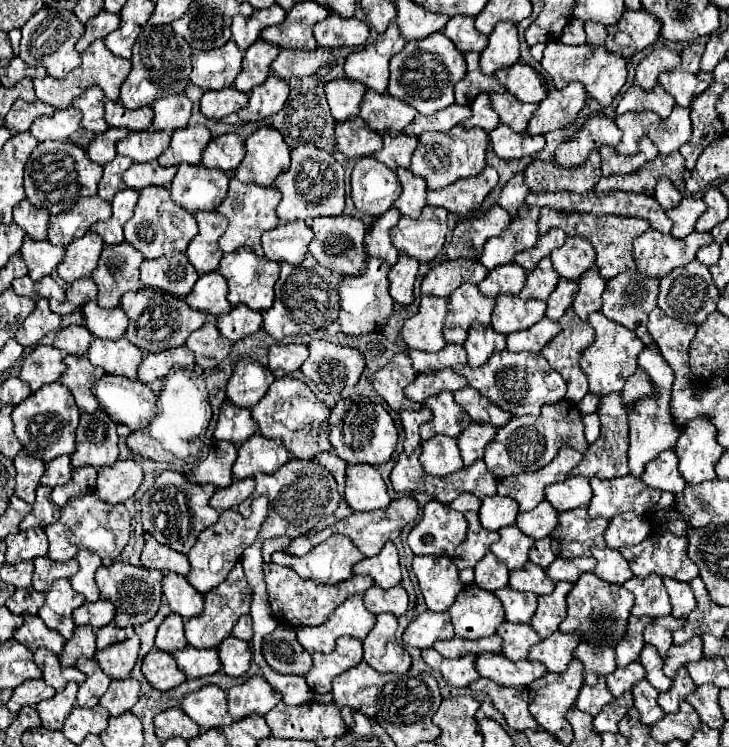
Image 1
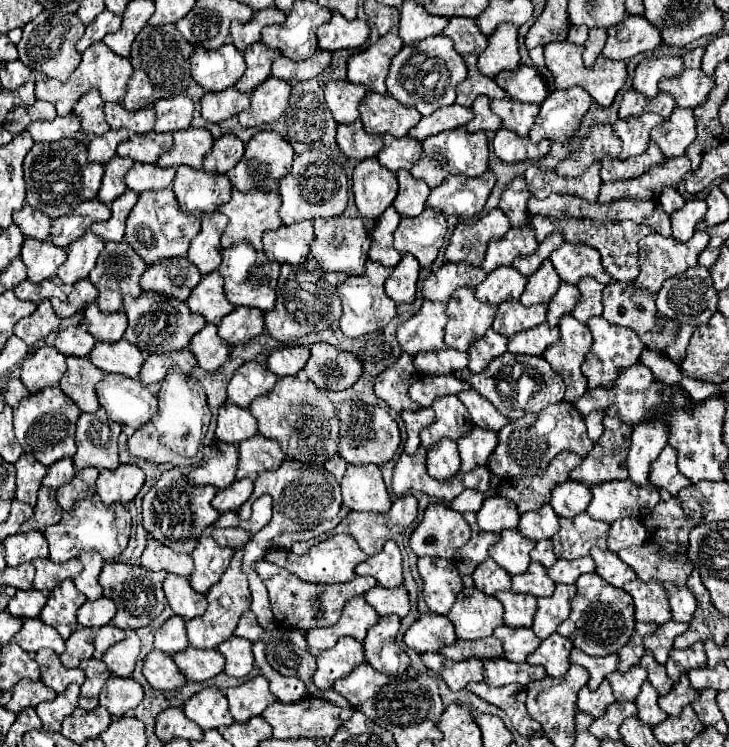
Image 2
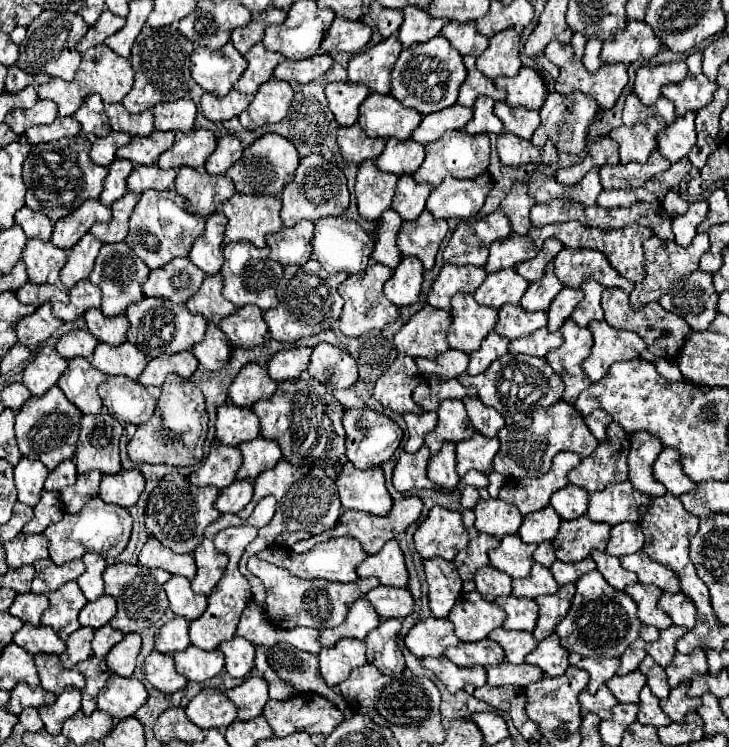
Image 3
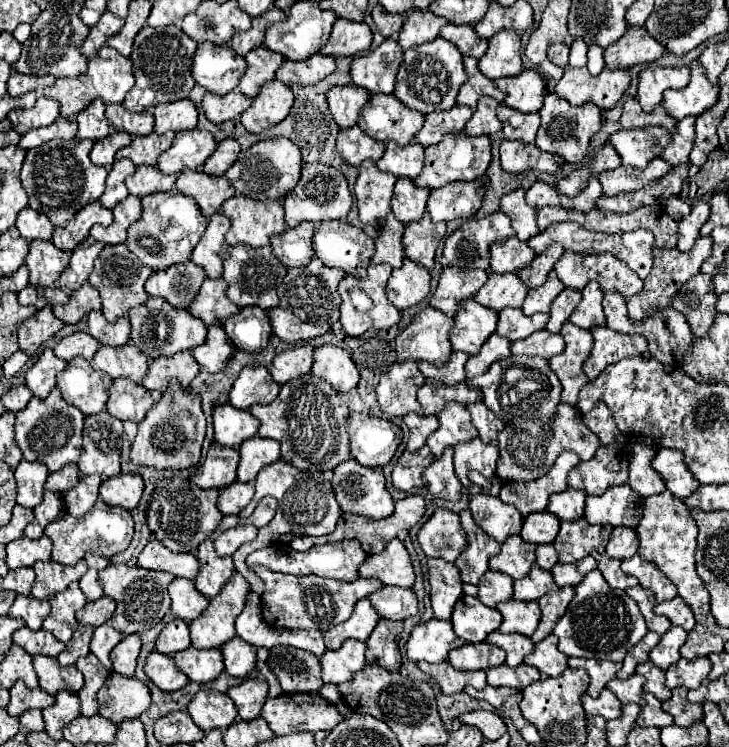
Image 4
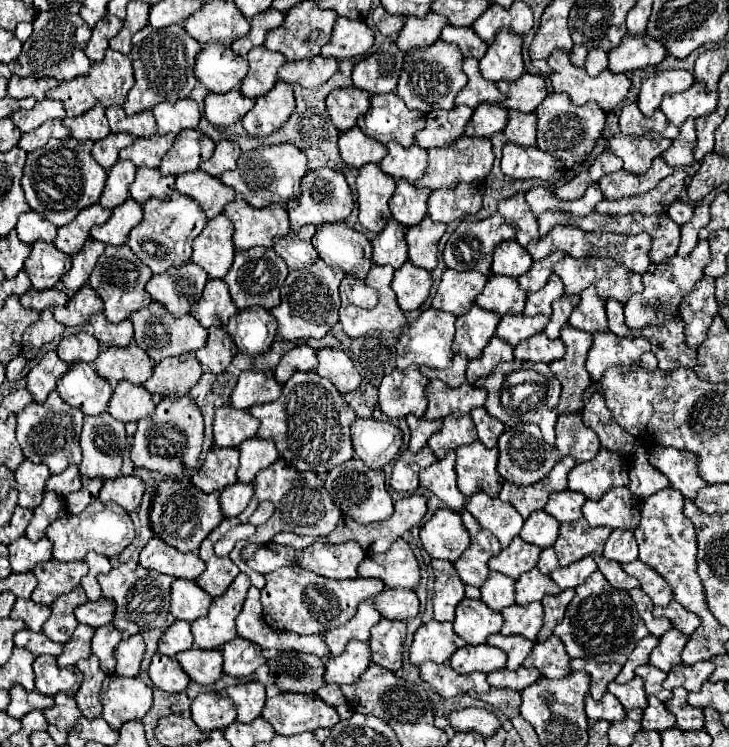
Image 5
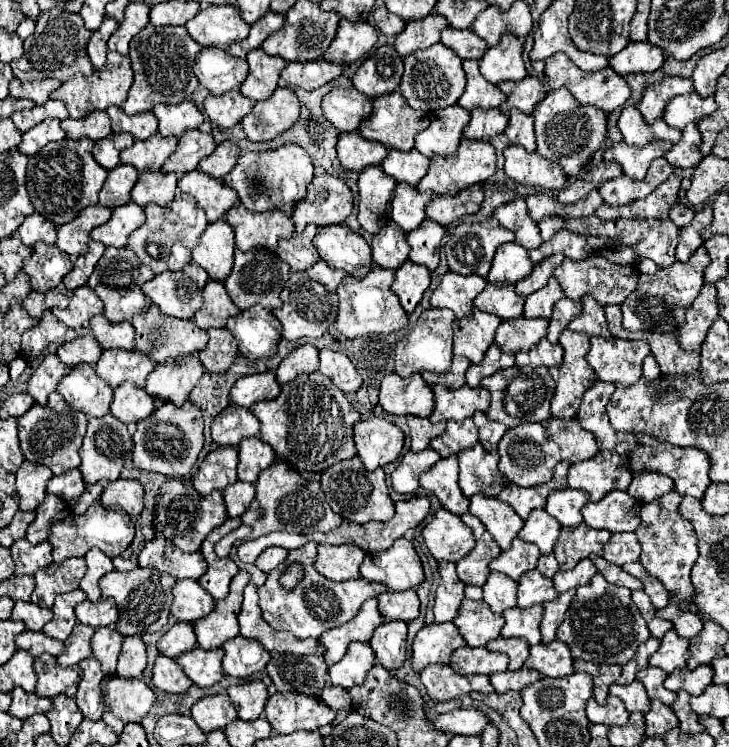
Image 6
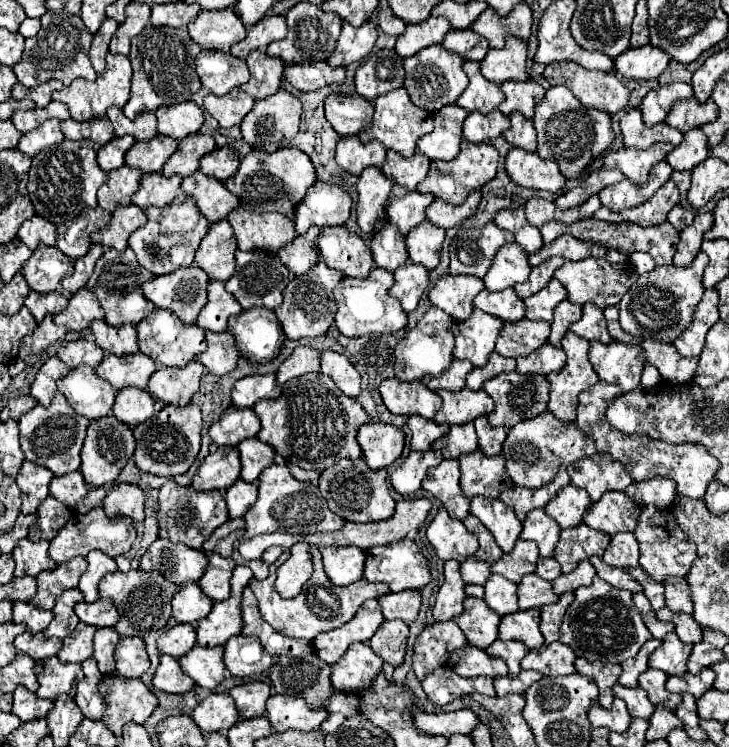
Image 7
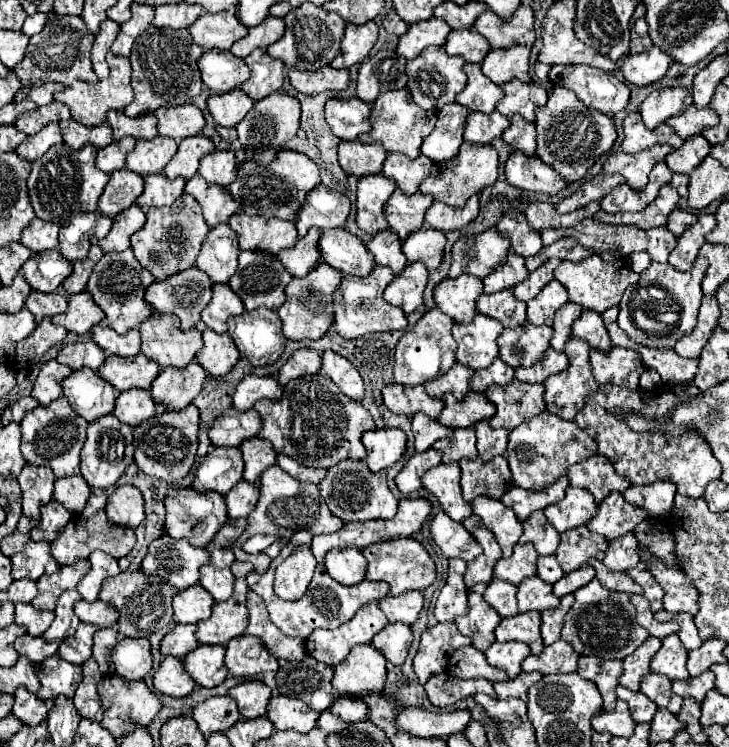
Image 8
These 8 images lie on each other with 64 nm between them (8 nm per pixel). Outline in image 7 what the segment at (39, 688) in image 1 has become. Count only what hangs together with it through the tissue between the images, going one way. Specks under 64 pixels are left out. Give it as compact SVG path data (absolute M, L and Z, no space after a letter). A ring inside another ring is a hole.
M24 686L16 688L14 692L14 708L12 714L16 714L22 722L30 722L30 720L40 720L48 714L48 710L52 708L52 700L42 700L36 694L28 692Z

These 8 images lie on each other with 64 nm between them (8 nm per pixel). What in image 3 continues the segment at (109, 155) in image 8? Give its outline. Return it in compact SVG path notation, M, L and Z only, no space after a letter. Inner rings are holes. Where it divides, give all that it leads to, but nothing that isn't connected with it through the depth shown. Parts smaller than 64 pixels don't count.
M110 132L104 138L96 138L92 142L92 150L90 150L90 158L94 164L98 166L110 166L116 158L116 150L124 144L130 142L130 134L126 132Z

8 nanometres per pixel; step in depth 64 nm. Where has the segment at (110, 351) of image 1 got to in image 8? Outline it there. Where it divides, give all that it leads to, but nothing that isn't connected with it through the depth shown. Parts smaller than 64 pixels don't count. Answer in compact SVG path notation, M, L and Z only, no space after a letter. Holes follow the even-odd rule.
M144 354L134 358L118 358L108 356L106 362L98 368L98 374L114 386L114 390L124 392L130 388L150 390L150 384L156 380L160 366L148 360Z

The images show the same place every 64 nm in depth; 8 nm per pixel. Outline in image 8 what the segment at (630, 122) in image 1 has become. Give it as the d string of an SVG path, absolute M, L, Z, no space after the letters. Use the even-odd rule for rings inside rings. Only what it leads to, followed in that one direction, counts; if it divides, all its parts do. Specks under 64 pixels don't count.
M652 146L650 150L642 150L638 154L616 152L610 154L608 160L604 162L604 172L624 176L626 184L634 192L640 192L648 184L648 174L654 168L654 164L662 162L672 150L674 148L670 146Z

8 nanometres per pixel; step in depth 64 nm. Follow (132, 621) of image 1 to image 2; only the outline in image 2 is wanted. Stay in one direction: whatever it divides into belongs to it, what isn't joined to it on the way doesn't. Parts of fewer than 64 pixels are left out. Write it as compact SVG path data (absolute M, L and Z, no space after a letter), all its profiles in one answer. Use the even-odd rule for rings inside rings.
M122 562L106 564L100 572L100 584L104 588L104 596L112 598L116 602L118 614L114 616L112 624L122 630L138 630L148 626L156 616L162 614L162 610L168 606L166 596L162 592L162 582L166 580L166 572L154 572L144 566L130 566Z

